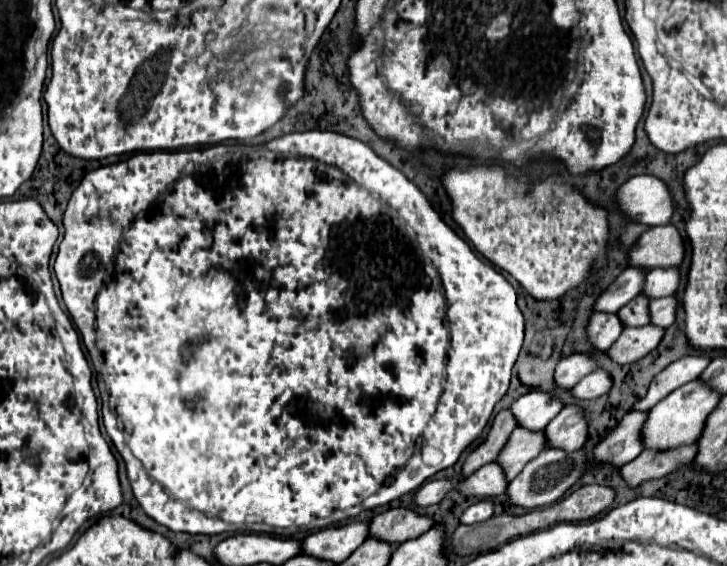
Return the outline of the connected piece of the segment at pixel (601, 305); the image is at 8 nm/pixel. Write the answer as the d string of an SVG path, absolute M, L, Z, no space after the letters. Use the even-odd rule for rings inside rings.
M626 268L594 302L594 312L618 312L624 304L640 294L644 284L646 270L644 268Z

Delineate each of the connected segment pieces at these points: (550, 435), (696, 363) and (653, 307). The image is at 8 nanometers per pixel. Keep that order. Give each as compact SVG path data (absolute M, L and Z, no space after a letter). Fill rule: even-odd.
M566 406L562 412L544 428L546 446L560 448L564 452L580 450L588 438L588 426L584 412L578 406Z
M704 354L684 356L676 362L672 362L668 368L664 368L660 374L654 376L652 384L648 386L648 394L642 400L638 400L632 406L632 410L640 410L640 412L650 410L654 404L658 404L662 398L666 398L676 388L696 380L700 376L700 372L708 366L708 362L710 362L710 358Z
M674 296L658 298L650 302L650 324L668 328L674 324L674 320L676 320L676 298Z

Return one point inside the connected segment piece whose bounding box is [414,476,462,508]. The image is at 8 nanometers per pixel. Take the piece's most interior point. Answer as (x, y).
(430, 493)

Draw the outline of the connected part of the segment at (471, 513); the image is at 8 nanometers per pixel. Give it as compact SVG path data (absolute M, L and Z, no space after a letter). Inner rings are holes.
M480 500L476 504L472 504L462 516L460 516L460 522L462 524L476 524L476 522L484 522L492 516L492 502L488 500Z

